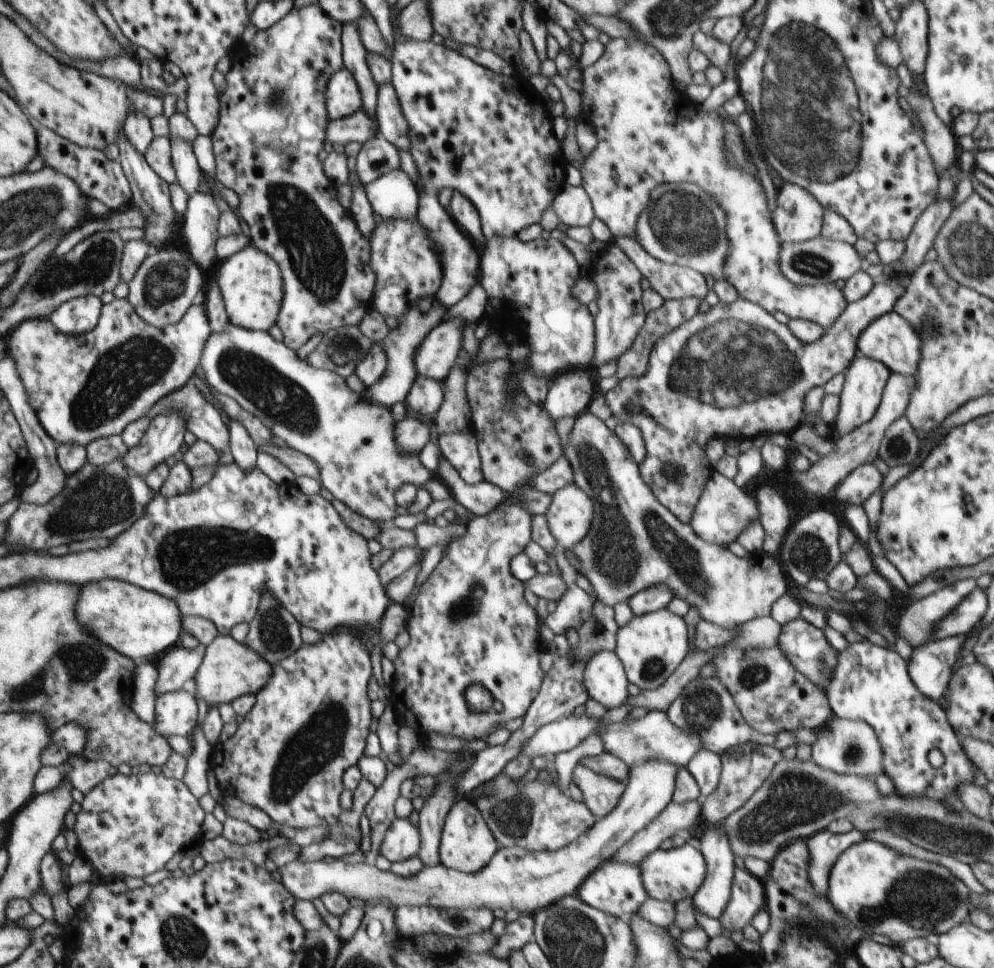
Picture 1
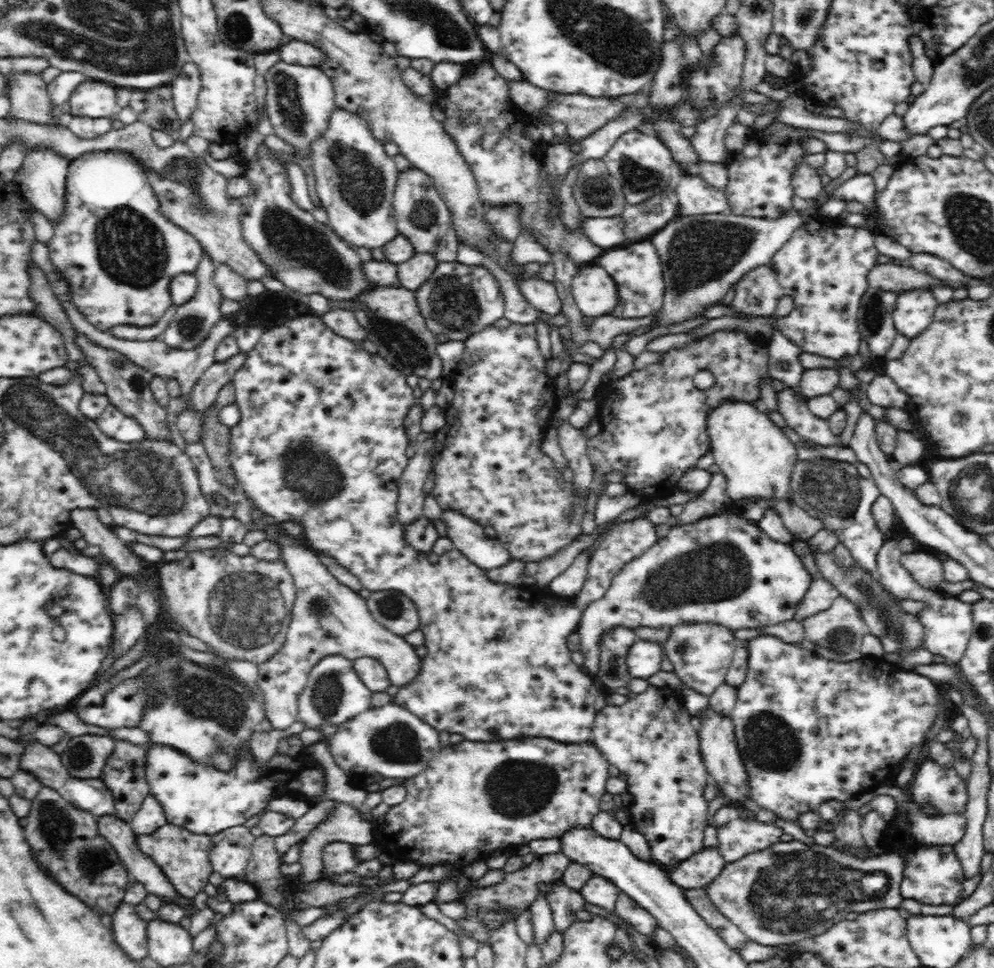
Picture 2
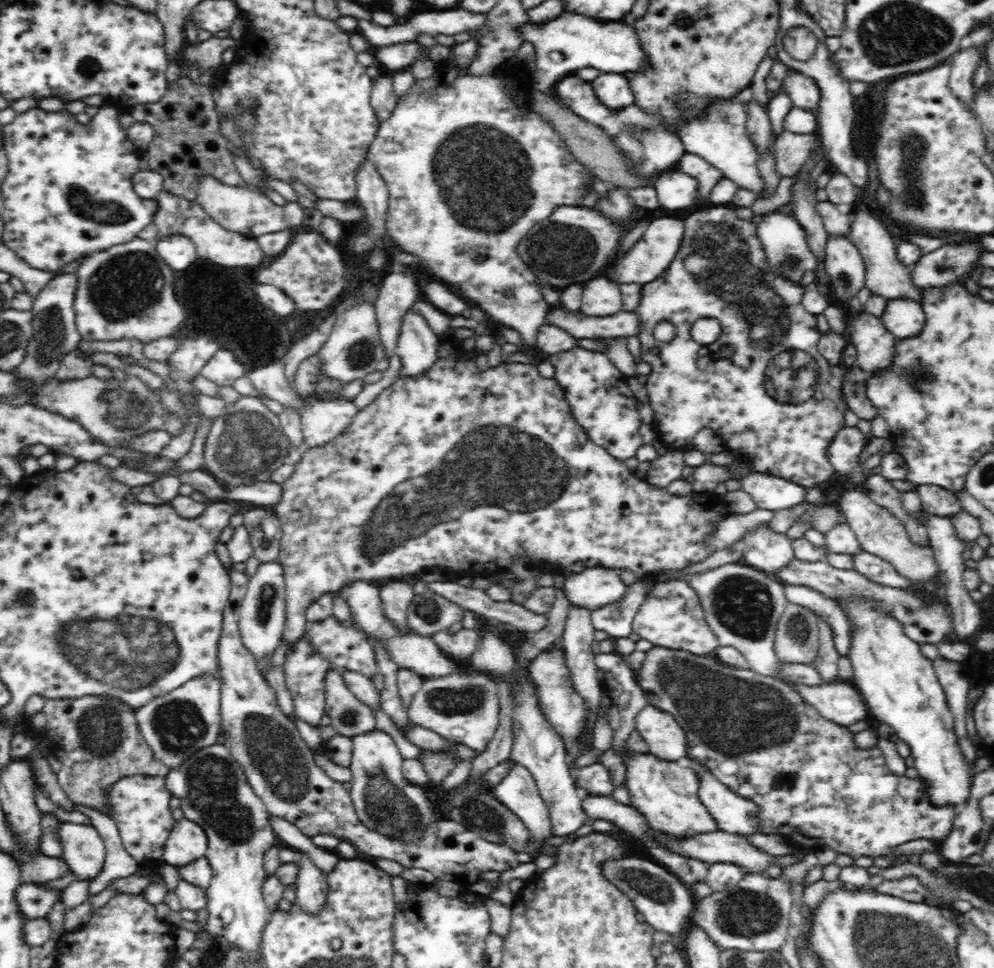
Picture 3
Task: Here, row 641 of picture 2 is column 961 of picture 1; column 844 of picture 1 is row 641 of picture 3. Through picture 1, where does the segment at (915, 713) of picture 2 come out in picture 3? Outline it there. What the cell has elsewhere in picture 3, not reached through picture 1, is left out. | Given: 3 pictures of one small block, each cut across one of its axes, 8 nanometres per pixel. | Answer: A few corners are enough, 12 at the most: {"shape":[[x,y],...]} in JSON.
{"shape":[[686,581],[637,582],[647,592],[635,638],[706,656],[720,644]]}

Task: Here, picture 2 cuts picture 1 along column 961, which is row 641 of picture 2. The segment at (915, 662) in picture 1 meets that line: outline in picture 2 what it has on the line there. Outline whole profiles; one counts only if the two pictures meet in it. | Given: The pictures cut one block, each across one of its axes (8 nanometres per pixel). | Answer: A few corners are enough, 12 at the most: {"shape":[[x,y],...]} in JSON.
{"shape":[[638,639],[626,665],[633,678],[660,672],[664,645]]}

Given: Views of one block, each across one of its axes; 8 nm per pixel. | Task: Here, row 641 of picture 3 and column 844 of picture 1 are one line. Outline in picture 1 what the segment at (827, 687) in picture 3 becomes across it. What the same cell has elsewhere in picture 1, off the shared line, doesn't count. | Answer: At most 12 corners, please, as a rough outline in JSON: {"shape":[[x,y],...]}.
{"shape":[[832,717],[807,752],[838,774],[877,777],[884,753],[863,720]]}

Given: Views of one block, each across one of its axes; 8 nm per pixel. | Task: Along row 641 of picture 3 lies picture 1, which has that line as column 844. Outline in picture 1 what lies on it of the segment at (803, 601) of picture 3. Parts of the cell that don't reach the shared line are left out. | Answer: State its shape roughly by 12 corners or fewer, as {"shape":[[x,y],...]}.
{"shape":[[854,828],[826,830],[806,840],[808,878],[827,896],[829,876],[840,855],[864,840]]}

